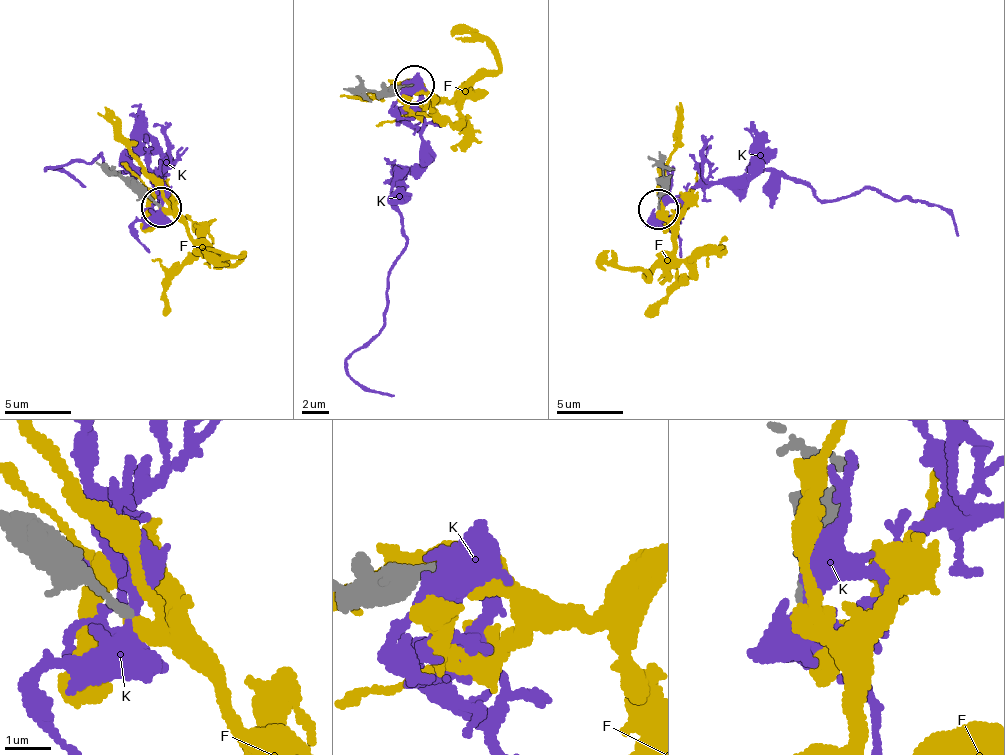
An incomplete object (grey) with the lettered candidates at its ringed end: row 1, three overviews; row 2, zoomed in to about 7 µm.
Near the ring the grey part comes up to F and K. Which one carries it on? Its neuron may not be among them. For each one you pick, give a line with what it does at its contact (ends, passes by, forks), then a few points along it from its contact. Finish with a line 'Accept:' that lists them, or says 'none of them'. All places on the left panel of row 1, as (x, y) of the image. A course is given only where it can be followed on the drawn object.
F: It passes by. Its course: (161, 206), (179, 220), (188, 236), (236, 263), (243, 258), (219, 259), (204, 254)
Accept: F

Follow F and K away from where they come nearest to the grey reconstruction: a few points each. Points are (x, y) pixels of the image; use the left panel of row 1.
F: (161, 206), (179, 220), (188, 236), (236, 263), (243, 258), (219, 259), (204, 254)
K: (160, 206), (156, 152), (123, 150), (128, 169), (107, 167), (98, 154), (46, 169), (85, 186)

